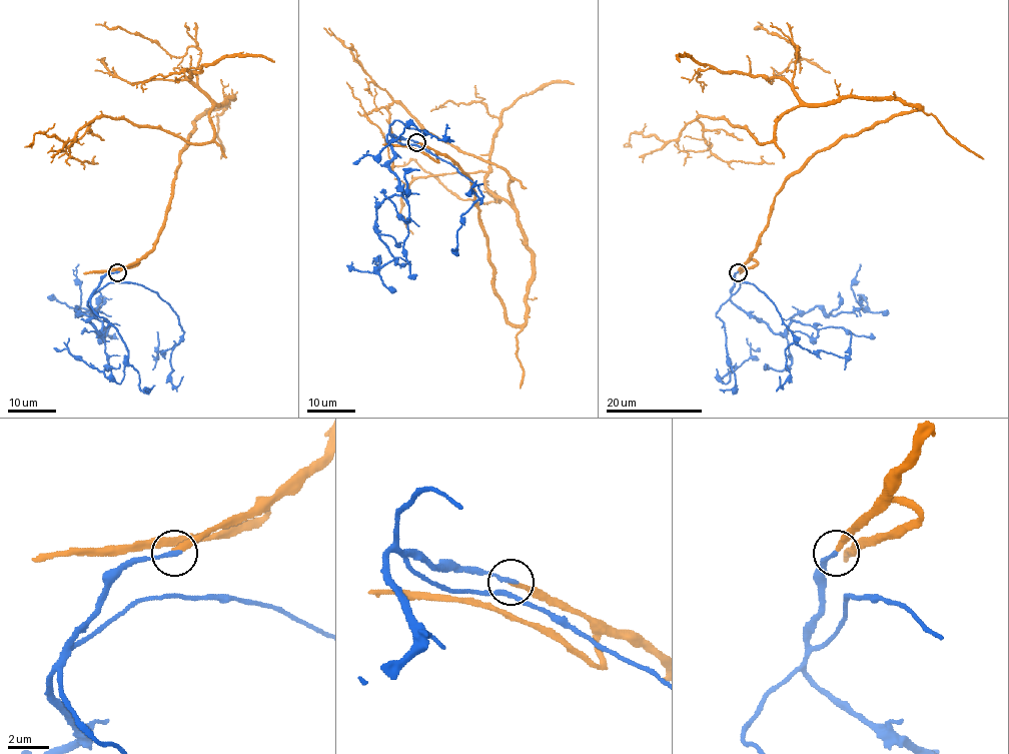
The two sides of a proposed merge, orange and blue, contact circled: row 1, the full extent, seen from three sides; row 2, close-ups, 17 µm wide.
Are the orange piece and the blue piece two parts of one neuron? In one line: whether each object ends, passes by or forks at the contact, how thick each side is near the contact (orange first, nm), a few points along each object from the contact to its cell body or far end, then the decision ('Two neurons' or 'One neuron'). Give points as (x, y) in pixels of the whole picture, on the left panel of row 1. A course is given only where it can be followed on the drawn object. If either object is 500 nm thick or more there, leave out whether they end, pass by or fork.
At the ring orange ends. At the ring blue ends. Thickness 240 nm (orange) against 240 nm. Course of orange: (117, 271), (153, 248), (195, 122), (232, 98), (212, 110), (201, 143), (96, 118), (66, 152), (97, 164). Course of blue: (117, 272), (88, 301), (99, 333), (102, 322), (77, 311), (94, 310), (82, 308), (78, 263). One neuron

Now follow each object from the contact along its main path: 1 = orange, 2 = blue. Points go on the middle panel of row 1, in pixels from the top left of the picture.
1: (416, 142), (471, 179), (494, 291), (521, 325), (532, 249), (508, 173), (395, 102), (365, 116), (396, 178)
2: (416, 142), (387, 136), (401, 194), (376, 209), (393, 257), (381, 266), (378, 255), (377, 265)

